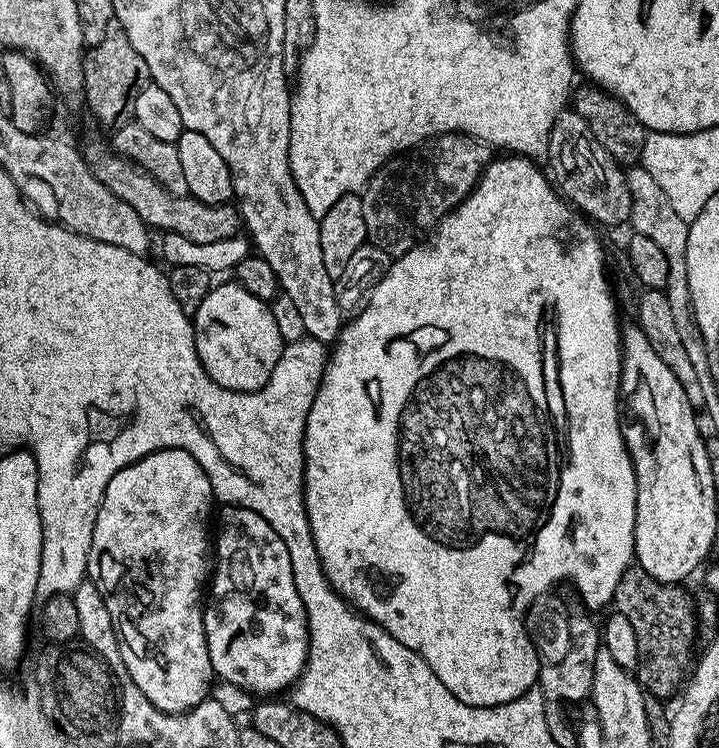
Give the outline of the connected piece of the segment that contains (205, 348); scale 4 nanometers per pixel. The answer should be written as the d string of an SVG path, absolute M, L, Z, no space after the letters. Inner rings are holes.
M235 282L219 284L210 288L194 315L198 358L218 386L253 392L266 386L286 342L278 334L278 322L274 322L272 309L265 301L254 298Z

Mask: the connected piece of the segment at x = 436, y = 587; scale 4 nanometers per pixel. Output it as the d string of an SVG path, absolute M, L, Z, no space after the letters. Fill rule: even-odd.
M504 154L504 155L501 155L501 156L504 156L504 157L502 157L502 158L501 158L501 160L499 160L499 158L496 158L496 159L493 159L493 160L492 160L492 161L491 161L491 162L490 162L490 163L488 163L488 165L487 165L487 166L486 166L486 167L484 167L484 173L482 173L482 174L481 174L481 176L480 176L480 181L478 181L478 183L477 183L477 184L476 184L476 189L474 189L474 190L473 190L473 192L471 192L471 194L469 194L469 195L468 195L468 197L467 197L467 198L465 198L465 200L464 200L464 201L463 201L463 202L461 202L461 204L459 204L459 206L458 206L458 207L457 207L457 208L456 208L456 209L455 209L455 210L453 210L453 212L449 212L449 213L448 213L448 215L447 215L447 216L444 216L444 217L443 217L443 218L442 218L442 222L441 222L441 223L440 223L440 225L439 225L439 226L438 226L438 227L437 227L437 228L433 228L433 229L432 229L432 231L431 231L431 232L429 232L429 233L428 233L428 235L427 235L427 237L426 237L426 238L425 238L425 239L423 239L423 240L421 240L421 241L420 241L420 243L419 243L419 244L415 244L415 246L413 246L413 248L412 248L412 249L410 249L410 250L409 250L409 252L407 252L407 253L406 253L406 254L402 254L402 255L401 255L401 256L397 256L397 257L395 257L395 259L393 259L393 260L392 260L392 261L391 261L391 263L389 263L389 266L388 266L388 269L387 269L387 270L386 270L386 274L385 274L385 275L384 275L384 277L383 277L383 278L382 278L382 282L378 282L378 286L374 286L374 290L373 290L373 291L372 291L372 293L371 293L371 294L370 294L370 298L369 298L369 299L368 299L368 301L367 301L367 302L366 302L366 306L365 306L365 307L364 307L364 309L363 309L363 310L362 310L362 314L358 314L358 315L357 315L357 316L354 316L354 317L351 317L351 319L349 319L349 320L348 320L348 321L347 321L347 323L345 323L345 324L344 324L344 325L343 325L343 327L341 327L341 330L340 330L340 336L339 336L339 337L338 337L338 338L337 338L337 340L335 340L335 342L334 342L334 347L333 347L333 348L332 348L332 349L331 349L331 352L330 352L330 355L329 355L329 358L328 358L328 364L327 364L327 365L326 365L326 366L325 366L325 367L324 367L324 377L323 377L323 378L322 378L322 382L321 382L321 383L320 383L320 385L319 385L319 386L318 386L318 394L317 394L317 395L316 395L316 397L315 397L315 398L314 398L314 402L313 402L313 403L312 403L312 405L311 405L311 406L310 406L310 414L309 414L309 415L308 415L308 417L307 417L307 418L306 418L306 430L305 430L305 431L304 431L304 505L305 505L305 506L306 506L306 514L307 514L307 515L308 515L308 521L309 521L309 522L310 522L310 530L311 530L311 531L312 531L312 533L313 533L313 534L314 534L314 546L315 546L315 547L316 547L316 549L317 549L317 550L318 550L318 558L319 558L319 559L320 559L320 561L321 561L321 562L322 562L322 570L323 570L323 571L324 571L324 573L325 573L325 574L326 574L326 578L327 578L327 579L328 579L328 584L329 584L329 585L330 585L330 587L332 587L332 589L333 589L333 590L334 590L334 591L336 591L336 593L338 593L338 594L339 594L339 596L342 596L342 597L344 597L344 599L345 599L345 600L347 600L347 601L349 601L349 602L350 602L350 603L351 603L351 605L352 605L352 607L353 607L353 608L355 608L355 609L356 609L356 611L357 611L357 612L359 612L359 613L361 613L361 614L363 614L363 615L365 615L365 616L367 616L367 617L368 617L368 619L369 619L369 620L372 620L372 621L374 621L374 623L375 623L375 624L377 624L377 625L378 625L378 626L382 626L382 630L386 630L386 631L387 631L387 632L388 632L388 633L389 633L389 634L390 634L390 635L392 635L392 636L393 636L393 637L394 637L394 638L398 638L398 642L402 642L402 646L406 646L406 647L407 647L407 648L409 648L409 649L410 649L410 650L414 650L414 651L415 651L415 652L417 652L417 653L418 653L418 655L419 655L419 656L420 656L420 657L421 657L421 658L423 658L423 659L424 659L424 661L425 661L425 662L427 662L427 664L428 664L428 665L429 665L429 666L430 666L430 670L434 670L434 674L438 674L438 678L442 678L442 686L446 686L446 690L450 690L450 694L454 694L454 698L458 698L458 699L459 699L459 700L461 700L461 701L462 701L462 702L466 702L466 703L467 703L467 704L469 704L469 705L470 705L470 706L474 706L474 707L475 707L475 708L496 708L496 707L497 707L497 706L499 706L499 705L500 705L500 704L505 704L505 703L506 703L506 702L510 702L510 701L511 701L511 700L516 700L516 699L518 699L518 697L520 697L520 696L521 696L521 695L522 695L522 694L526 694L526 693L527 693L527 692L528 692L528 691L530 691L530 689L531 689L531 688L535 688L535 687L537 687L537 684L538 684L538 681L539 681L539 678L540 678L540 665L541 665L541 663L542 663L542 657L540 657L540 655L541 655L541 653L540 653L540 652L539 652L539 651L538 651L538 648L528 648L528 640L524 640L524 632L520 632L520 612L524 612L524 604L528 604L528 600L534 600L534 598L535 598L535 596L536 596L536 595L538 595L538 594L542 594L542 595L543 595L543 596L545 596L545 597L547 597L547 596L548 596L548 595L549 595L549 593L551 593L551 592L550 592L550 590L551 590L551 588L552 588L552 587L554 587L554 586L555 586L555 584L556 584L556 583L558 583L558 582L559 582L559 580L573 580L573 582L574 582L574 583L576 583L576 584L577 584L577 586L578 586L578 587L580 587L580 588L584 588L584 593L582 593L582 599L583 599L583 602L584 602L584 606L585 606L585 609L588 609L588 610L591 610L591 608L604 608L604 607L606 607L606 606L607 606L607 604L608 604L608 607L609 607L609 605L611 605L611 604L612 604L612 603L613 603L613 599L612 599L612 595L613 595L613 594L614 594L614 590L615 590L615 589L616 589L616 587L617 587L617 586L618 586L618 582L619 582L619 581L620 581L620 579L621 579L621 578L622 578L622 574L623 574L623 573L624 573L624 572L625 572L625 571L626 571L626 569L627 569L627 568L629 568L629 567L630 567L630 565L631 565L631 564L632 564L632 563L633 563L633 560L634 560L634 557L635 557L635 555L636 555L636 547L635 547L635 546L634 546L634 522L635 522L635 521L636 521L636 475L635 475L635 474L634 474L634 466L633 466L633 465L632 465L632 459L631 459L631 458L630 458L630 454L629 454L629 453L628 453L628 447L627 447L627 446L626 446L626 442L625 442L625 441L624 441L624 429L623 429L623 427L622 427L622 401L621 401L621 399L620 399L620 334L621 334L621 331L622 331L622 319L621 319L621 320L620 320L620 316L619 316L619 314L618 314L618 313L616 313L616 300L615 300L615 298L614 298L614 297L612 297L612 288L611 288L611 286L610 286L610 285L608 285L608 272L607 272L607 270L606 270L606 269L604 269L604 248L603 248L603 246L602 246L602 245L600 245L600 236L599 236L599 234L598 234L598 233L596 233L596 232L599 232L599 231L597 231L597 229L596 229L596 228L595 228L595 227L593 227L593 225L592 225L592 224L591 224L591 223L590 223L590 221L589 221L589 219L588 219L588 217L587 217L587 216L585 216L585 215L583 215L583 214L581 214L581 213L580 213L580 212L579 212L579 211L577 211L577 209L575 209L575 208L573 208L573 207L572 207L572 205L571 205L571 204L569 204L569 203L568 203L568 201L567 201L567 200L565 200L565 199L564 199L564 197L563 197L563 196L561 196L561 195L560 195L560 193L559 193L559 191L557 191L557 189L556 189L556 188L555 188L555 187L554 187L554 184L553 184L553 181L552 181L552 180L551 180L551 179L549 179L549 177L548 177L548 176L547 176L547 175L546 175L546 172L545 172L545 169L544 169L544 168L543 168L543 167L541 167L541 165L540 165L540 164L539 164L539 163L537 163L537 161L535 161L535 160L533 160L533 159L531 159L531 158L529 158L529 157L527 157L527 156L517 156L517 155L515 155L515 154Z

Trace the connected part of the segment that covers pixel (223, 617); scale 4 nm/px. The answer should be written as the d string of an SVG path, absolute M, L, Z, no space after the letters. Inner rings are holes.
M229 504L219 509L218 520L219 516L220 525L217 528L215 525L214 528L214 571L210 576L210 600L212 596L213 604L207 605L204 614L204 629L210 650L212 670L223 683L233 684L256 694L259 692L276 694L279 693L276 692L279 688L285 687L284 689L287 689L295 684L296 679L302 674L304 665L308 663L308 619L306 618L306 610L302 606L302 598L298 598L298 590L294 586L294 570L290 566L290 550L286 550L286 542L282 542L282 538L278 538L278 534L274 534L270 522L266 522L266 518L254 514L254 510L246 510L236 504Z

